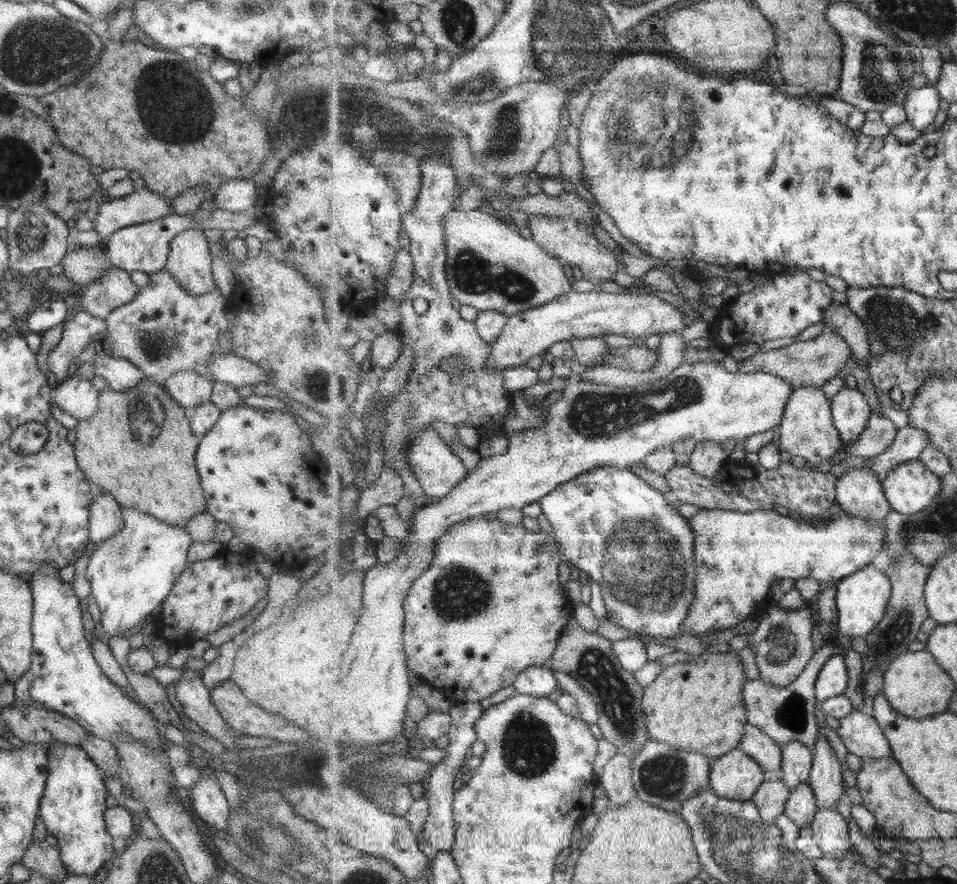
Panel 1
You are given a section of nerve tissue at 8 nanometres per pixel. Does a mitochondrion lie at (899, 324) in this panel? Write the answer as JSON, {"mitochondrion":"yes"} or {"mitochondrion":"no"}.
{"mitochondrion":"yes"}

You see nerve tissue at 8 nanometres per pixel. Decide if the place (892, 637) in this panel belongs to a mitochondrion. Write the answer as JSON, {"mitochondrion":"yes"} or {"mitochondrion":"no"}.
{"mitochondrion":"yes"}

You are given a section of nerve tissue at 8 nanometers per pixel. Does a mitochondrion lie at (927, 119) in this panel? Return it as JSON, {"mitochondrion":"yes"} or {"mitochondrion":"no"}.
{"mitochondrion":"no"}

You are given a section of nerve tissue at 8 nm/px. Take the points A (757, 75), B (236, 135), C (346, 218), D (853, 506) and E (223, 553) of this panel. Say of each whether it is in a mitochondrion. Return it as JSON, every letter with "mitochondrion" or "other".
{"A":"other","B":"other","C":"other","D":"other","E":"other"}

